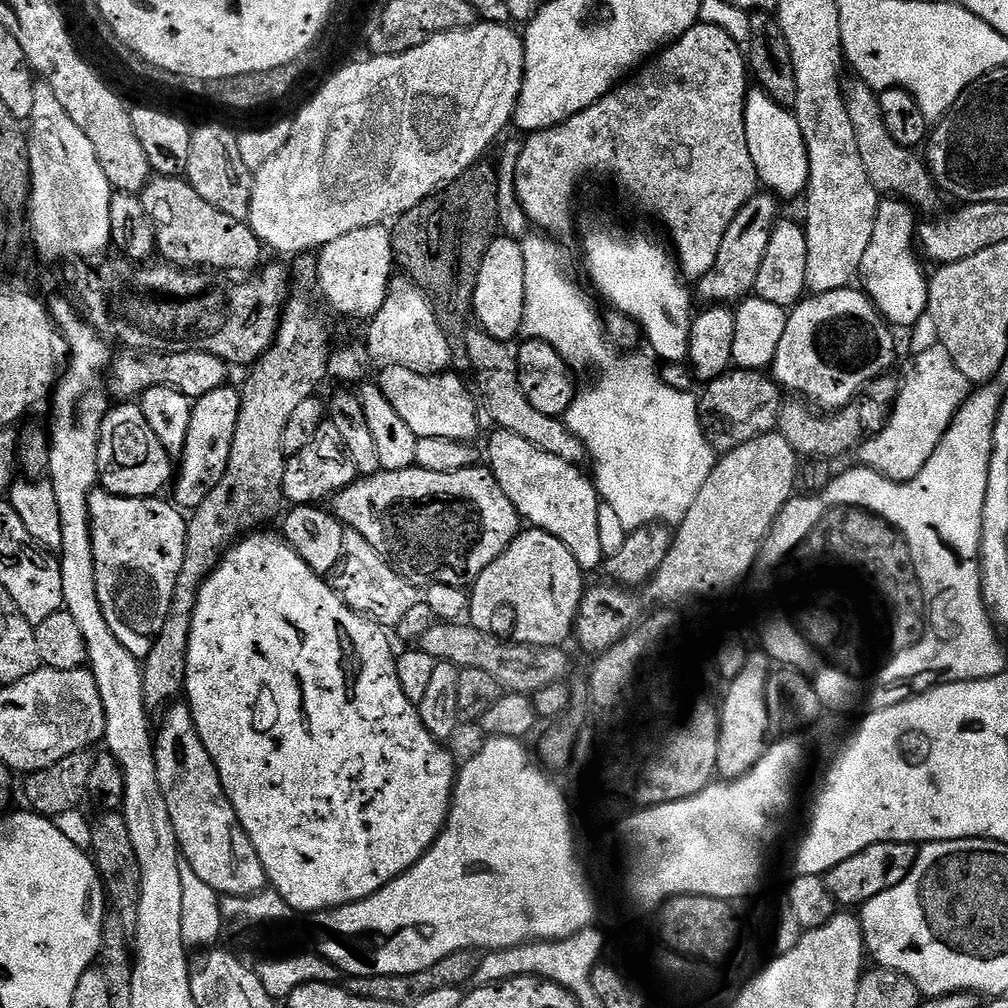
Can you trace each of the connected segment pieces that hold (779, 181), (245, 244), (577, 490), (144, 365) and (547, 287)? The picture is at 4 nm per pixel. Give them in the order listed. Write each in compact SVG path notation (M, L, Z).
M764 92L748 93L746 110L746 146L750 146L750 158L754 158L757 181L777 197L805 195L810 174L810 162L806 142L802 138L802 126L798 126L795 111L783 108Z
M156 174L149 179L148 185L138 195L142 206L146 206L146 214L150 214L150 222L154 226L156 252L164 255L161 257L167 263L189 270L252 270L261 263L262 245L247 220L230 218L230 214L222 214L222 210L210 206L210 202L200 197L198 190L194 190L194 186L190 186L187 179Z
M503 430L493 433L488 440L486 464L506 498L510 498L516 511L531 527L541 528L558 538L558 542L574 554L574 562L578 562L585 573L592 574L595 568L597 571L606 557L598 539L598 510L602 501L595 483L587 475L584 477L577 465L530 446L530 442L518 438L518 434Z
M124 348L110 365L112 392L116 398L136 398L147 388L173 388L189 400L196 401L210 390L225 387L230 372L222 358L205 352L154 352L150 348Z
M528 234L522 240L522 258L526 262L526 302L522 310L520 331L527 339L541 340L554 350L573 369L583 364L604 364L608 360L610 341L606 324L596 313L592 300L568 277L560 252L544 234Z

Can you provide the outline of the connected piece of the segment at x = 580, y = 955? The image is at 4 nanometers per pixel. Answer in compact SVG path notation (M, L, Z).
M595 927L585 928L565 940L555 942L533 942L520 944L516 948L503 948L500 952L490 952L476 965L472 984L492 986L497 982L512 979L514 976L534 976L541 981L557 984L573 994L587 989L592 977L592 969L601 963L602 953L606 948L606 939Z

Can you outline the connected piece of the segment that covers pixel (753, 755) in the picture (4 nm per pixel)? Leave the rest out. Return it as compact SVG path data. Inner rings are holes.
M753 651L746 658L746 666L742 666L738 678L727 681L724 701L719 701L720 733L718 734L718 762L716 776L721 781L737 780L746 775L754 766L758 766L758 758L766 754L772 732L774 717L768 708L768 677L770 660L763 651Z

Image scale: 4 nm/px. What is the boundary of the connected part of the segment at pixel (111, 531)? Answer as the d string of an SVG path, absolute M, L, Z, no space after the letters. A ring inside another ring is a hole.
M103 490L93 491L88 497L98 606L102 606L102 618L106 618L110 634L114 634L114 638L118 638L118 642L138 661L143 661L150 654L158 634L162 634L162 626L166 622L166 614L170 614L170 602L174 598L174 582L178 582L178 570L182 570L186 554L188 520L175 503L165 500L151 496L126 498Z

